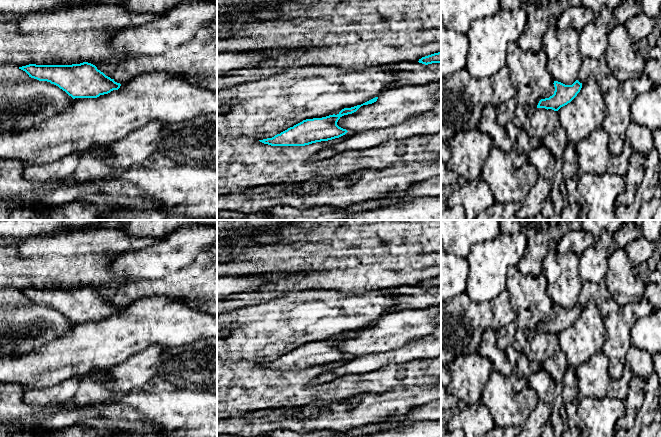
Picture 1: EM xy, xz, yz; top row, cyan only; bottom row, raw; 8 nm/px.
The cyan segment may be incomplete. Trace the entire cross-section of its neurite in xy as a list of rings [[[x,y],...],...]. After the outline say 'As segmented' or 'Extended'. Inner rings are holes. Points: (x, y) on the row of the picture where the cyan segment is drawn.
[[[88,62],[72,65],[29,64],[19,69],[31,78],[58,86],[73,99],[97,98],[121,86]]]. As segmented

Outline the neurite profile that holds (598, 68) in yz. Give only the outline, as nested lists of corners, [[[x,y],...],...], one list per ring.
[[[583,57],[578,81],[583,84],[591,75],[596,78],[603,94],[619,85],[619,81],[612,75],[608,68],[605,57],[601,57],[599,59]]]

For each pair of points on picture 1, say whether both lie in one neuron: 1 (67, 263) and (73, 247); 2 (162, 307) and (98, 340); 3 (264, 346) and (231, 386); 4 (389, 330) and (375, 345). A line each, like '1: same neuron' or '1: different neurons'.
1: different neurons
2: same neuron
3: different neurons
4: same neuron

